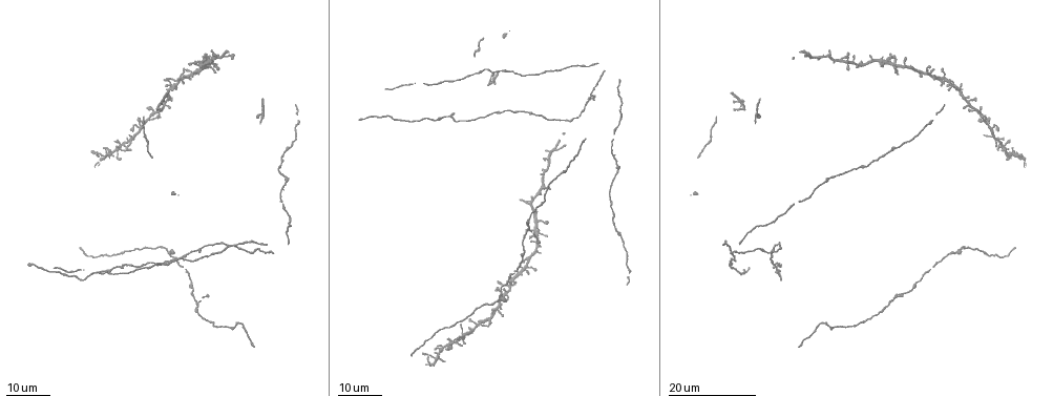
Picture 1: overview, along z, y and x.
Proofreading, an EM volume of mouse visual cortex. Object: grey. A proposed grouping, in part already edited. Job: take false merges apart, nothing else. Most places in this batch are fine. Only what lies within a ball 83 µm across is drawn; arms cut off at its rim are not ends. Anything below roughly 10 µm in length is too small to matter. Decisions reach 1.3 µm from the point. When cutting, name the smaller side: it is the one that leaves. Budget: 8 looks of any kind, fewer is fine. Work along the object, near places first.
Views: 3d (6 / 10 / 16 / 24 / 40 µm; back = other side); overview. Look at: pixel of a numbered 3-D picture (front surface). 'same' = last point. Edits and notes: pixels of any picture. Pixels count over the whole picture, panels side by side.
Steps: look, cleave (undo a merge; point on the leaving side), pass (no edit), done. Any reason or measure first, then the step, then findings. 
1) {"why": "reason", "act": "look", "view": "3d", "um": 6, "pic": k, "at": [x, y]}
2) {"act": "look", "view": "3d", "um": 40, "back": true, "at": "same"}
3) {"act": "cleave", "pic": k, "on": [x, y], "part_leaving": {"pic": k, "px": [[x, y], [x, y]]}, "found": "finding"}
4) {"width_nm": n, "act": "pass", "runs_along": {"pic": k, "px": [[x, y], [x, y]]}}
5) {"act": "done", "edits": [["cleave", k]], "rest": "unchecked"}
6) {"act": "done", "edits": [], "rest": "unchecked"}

{"why": "calibre changes", "act": "look", "view": "3d", "um": 16, "pic": 1, "at": [886, 306]}

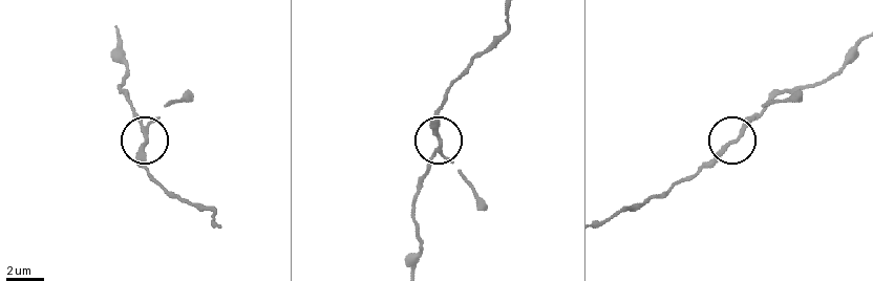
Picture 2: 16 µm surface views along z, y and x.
{"act": "look", "view": "3d", "um": 6, "pic": 2, "at": [437, 145]}

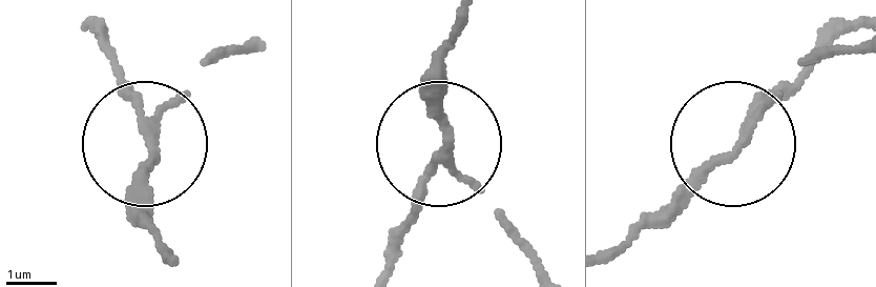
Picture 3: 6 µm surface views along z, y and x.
{"act": "look", "view": "3d", "um": 6, "back": true, "pic": 3, "at": [737, 143]}

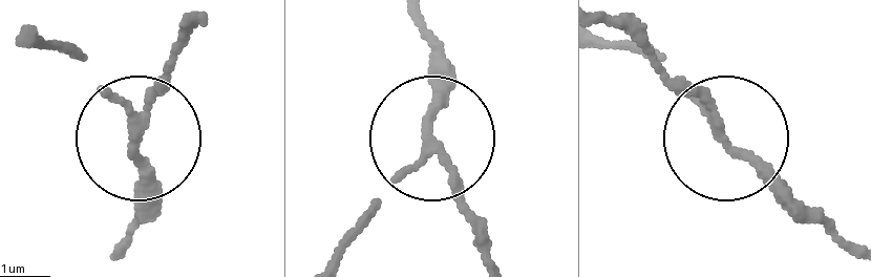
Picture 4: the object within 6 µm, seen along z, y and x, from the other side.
{"arms": 3, "act": "pass", "runs_along": {"pic": 4, "px": [[494, 259], [431, 122], [431, 38]]}, "found": "all the same cell"}

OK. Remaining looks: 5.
{"why": "a narrow waist", "act": "look", "view": "3d", "um": 24, "pic": 1, "at": [499, 298]}

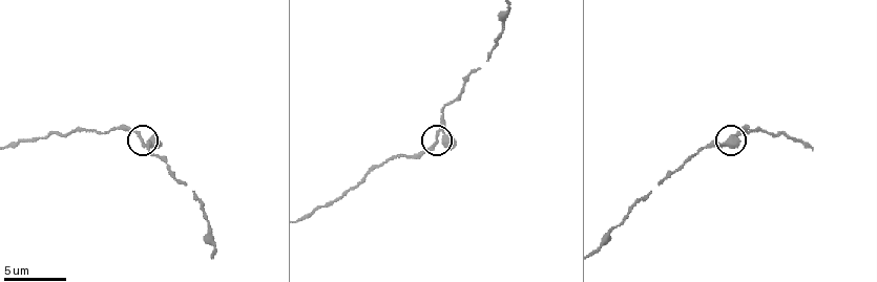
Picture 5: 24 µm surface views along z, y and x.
{"why": "zoom in", "act": "look", "view": "3d", "um": 10, "pic": 5, "at": [433, 144]}

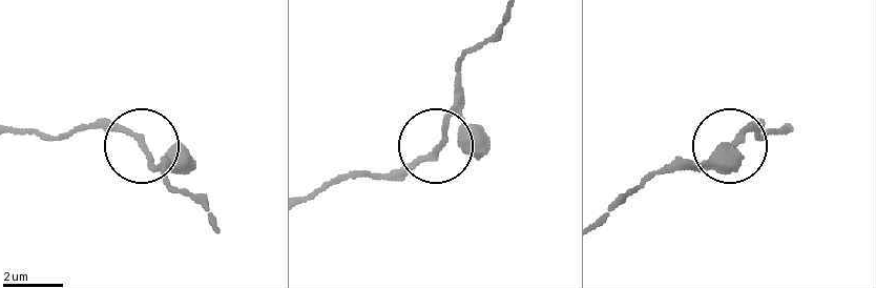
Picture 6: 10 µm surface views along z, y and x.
{"act": "pass", "runs_along": {"pic": 6, "px": [[13, 132], [110, 125], [163, 170]]}, "found": "all the same cell"}

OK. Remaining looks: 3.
{"act": "look", "view": "3d", "um": 24, "pic": 1, "at": [113, 149]}

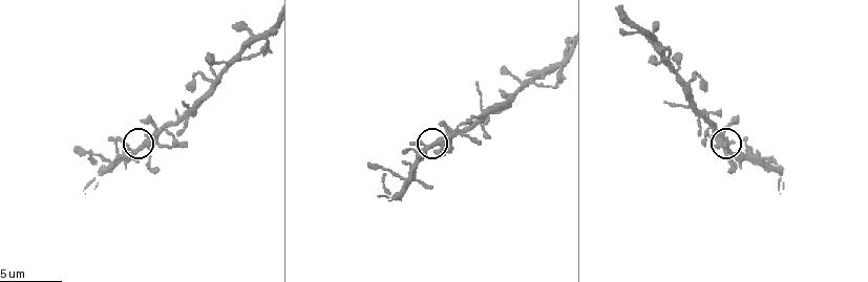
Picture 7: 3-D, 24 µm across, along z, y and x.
{"why": "zoom in", "act": "look", "view": "3d", "um": 6, "pic": 7, "at": [137, 147]}

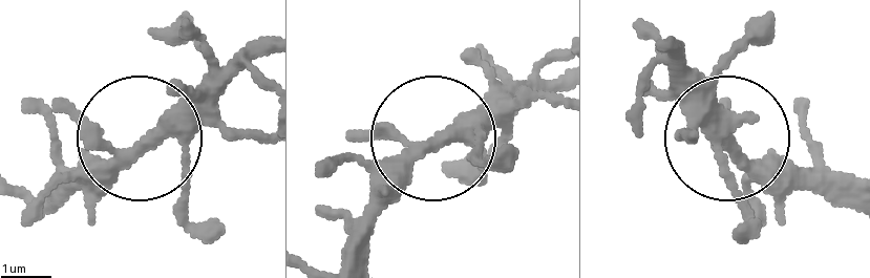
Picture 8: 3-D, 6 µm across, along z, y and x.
{"act": "pass", "runs_along": {"pic": 8, "px": [[849, 194], [761, 177], [665, 57]]}, "found": "one cell here"}

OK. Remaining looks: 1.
{"act": "done", "edits": [], "rest": "unchecked"}

